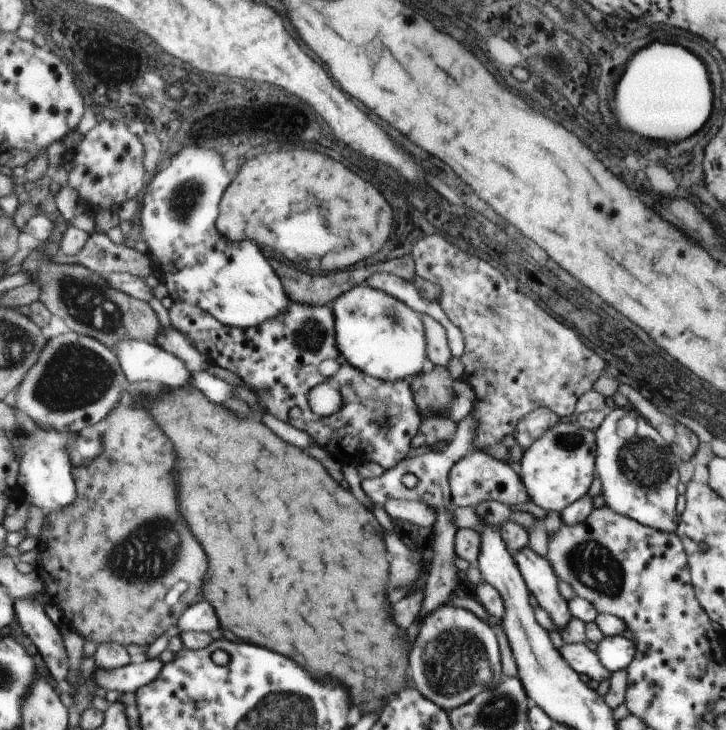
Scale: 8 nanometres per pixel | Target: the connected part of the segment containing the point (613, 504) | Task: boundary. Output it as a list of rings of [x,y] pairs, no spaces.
[[[632,406],[611,409],[602,420],[596,434],[596,477],[602,484],[604,505],[616,514],[633,519],[643,526],[654,528],[666,533],[675,533],[678,516],[676,516],[676,484],[678,484],[678,462],[664,438],[660,436],[642,416],[634,412]]]

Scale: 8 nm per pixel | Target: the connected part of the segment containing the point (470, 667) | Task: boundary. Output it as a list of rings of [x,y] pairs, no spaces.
[[[451,604],[441,607],[422,622],[420,634],[414,642],[414,648],[410,650],[410,678],[415,690],[420,690],[426,699],[436,703],[444,711],[452,711],[470,703],[476,693],[485,689],[496,689],[505,679],[494,630],[464,608],[454,608]]]

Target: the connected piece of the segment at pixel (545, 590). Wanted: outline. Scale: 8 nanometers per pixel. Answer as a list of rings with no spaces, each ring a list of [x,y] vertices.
[[[529,547],[514,553],[514,559],[529,584],[530,593],[534,594],[540,607],[550,615],[556,629],[564,629],[572,617],[566,600],[560,596],[560,581],[549,561],[538,557]]]

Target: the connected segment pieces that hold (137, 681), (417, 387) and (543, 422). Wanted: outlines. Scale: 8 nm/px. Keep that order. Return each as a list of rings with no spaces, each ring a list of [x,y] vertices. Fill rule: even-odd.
[[[142,658],[117,670],[97,668],[94,677],[96,684],[108,691],[137,694],[142,688],[156,681],[164,670],[165,664],[162,660]]]
[[[439,365],[430,373],[410,380],[414,398],[420,403],[418,411],[421,411],[422,421],[430,416],[448,418],[446,412],[455,396],[452,388],[454,381],[447,368]],[[428,399],[429,403],[427,403]]]
[[[545,407],[538,408],[526,414],[518,422],[517,429],[513,434],[514,439],[520,447],[526,449],[558,422],[562,422],[562,420],[552,410]]]

